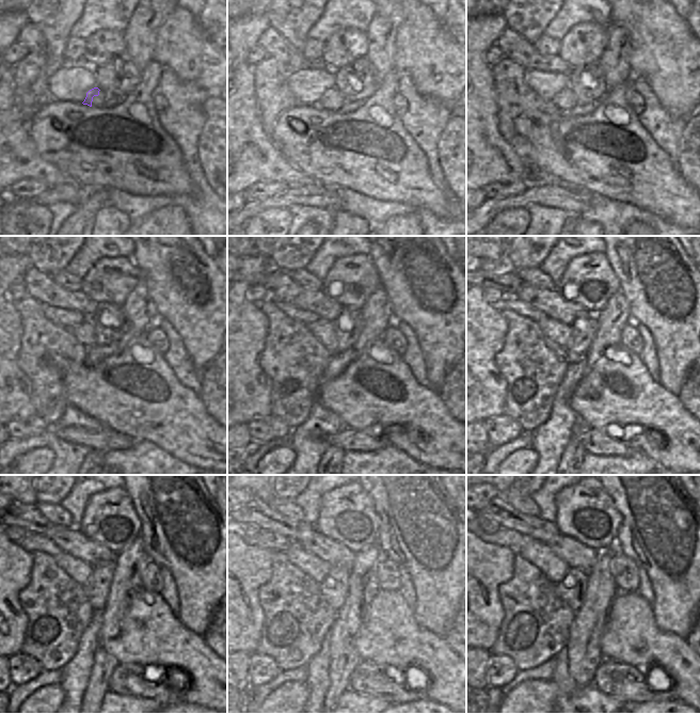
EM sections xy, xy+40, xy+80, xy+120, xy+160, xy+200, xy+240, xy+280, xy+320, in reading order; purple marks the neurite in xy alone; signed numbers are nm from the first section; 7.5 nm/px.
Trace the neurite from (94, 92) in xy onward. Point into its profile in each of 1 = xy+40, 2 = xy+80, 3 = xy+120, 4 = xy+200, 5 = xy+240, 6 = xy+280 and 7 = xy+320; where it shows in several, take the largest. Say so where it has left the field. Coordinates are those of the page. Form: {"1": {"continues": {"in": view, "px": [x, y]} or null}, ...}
{"1": {"continues": {"in": "xy+40", "px": [324, 102]}}, "2": {"continues": {"in": "xy+80", "px": [562, 99]}}, "3": {"continues": {"in": "xy+120", "px": [84, 332]}}, "4": {"continues": {"in": "xy+200", "px": [560, 333]}}, "5": {"continues": {"in": "xy+240", "px": [80, 571]}}, "6": {"continues": {"in": "xy+280", "px": [317, 569]}}, "7": {"continues": {"in": "xy+320", "px": [539, 554]}}}

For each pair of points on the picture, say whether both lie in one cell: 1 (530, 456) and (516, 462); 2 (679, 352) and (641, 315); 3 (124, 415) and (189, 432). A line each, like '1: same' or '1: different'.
1: same
2: same
3: same

